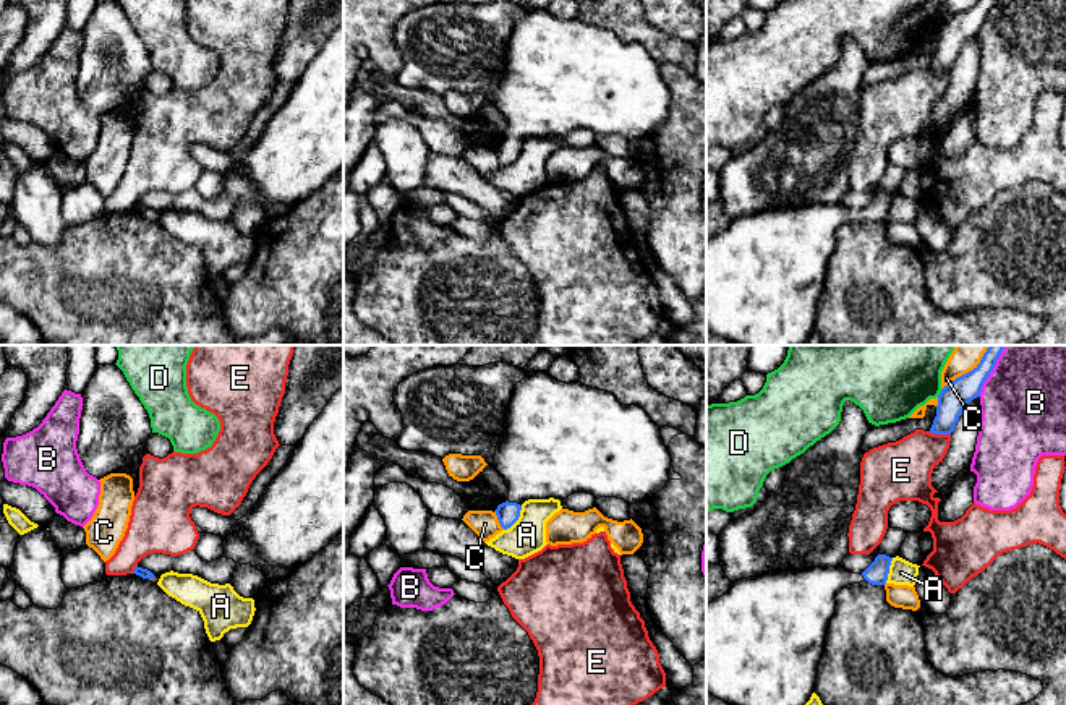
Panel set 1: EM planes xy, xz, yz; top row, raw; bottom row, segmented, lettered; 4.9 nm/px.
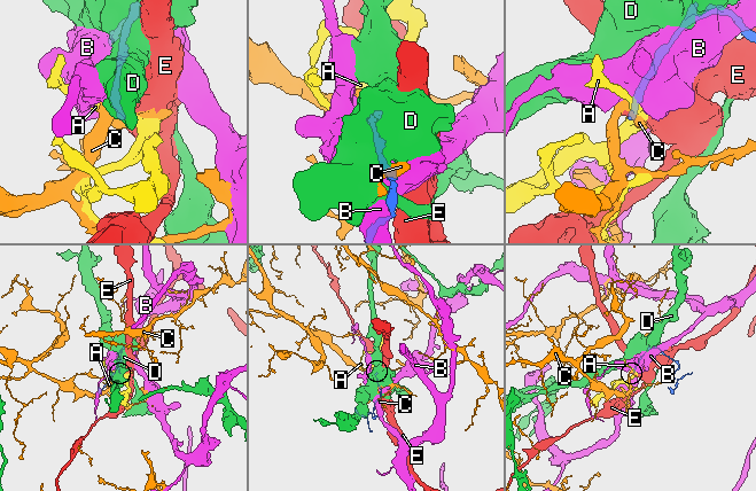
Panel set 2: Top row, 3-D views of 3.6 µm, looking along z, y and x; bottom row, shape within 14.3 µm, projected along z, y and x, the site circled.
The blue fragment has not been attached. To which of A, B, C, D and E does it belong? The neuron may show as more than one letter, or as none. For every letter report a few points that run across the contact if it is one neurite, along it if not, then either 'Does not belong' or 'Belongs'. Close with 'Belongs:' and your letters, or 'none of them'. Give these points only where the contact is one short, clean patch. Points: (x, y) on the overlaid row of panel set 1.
A: Line: xz (522, 506), (520, 516), (504, 530). Does not belong
B: Does not belong
C: Does not belong
D: Does not belong
E: Does not belong
Belongs: none of them

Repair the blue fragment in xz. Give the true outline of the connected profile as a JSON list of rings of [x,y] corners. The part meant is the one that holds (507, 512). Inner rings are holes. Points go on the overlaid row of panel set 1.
[[[533,371],[514,386],[501,441],[492,465],[509,488],[509,498],[494,511],[504,530],[520,517],[528,499],[565,499],[574,493],[590,493],[596,499],[617,498],[629,504],[646,502],[669,481],[671,455],[659,426],[637,405],[622,405],[606,391],[582,382],[561,382],[549,371]]]

